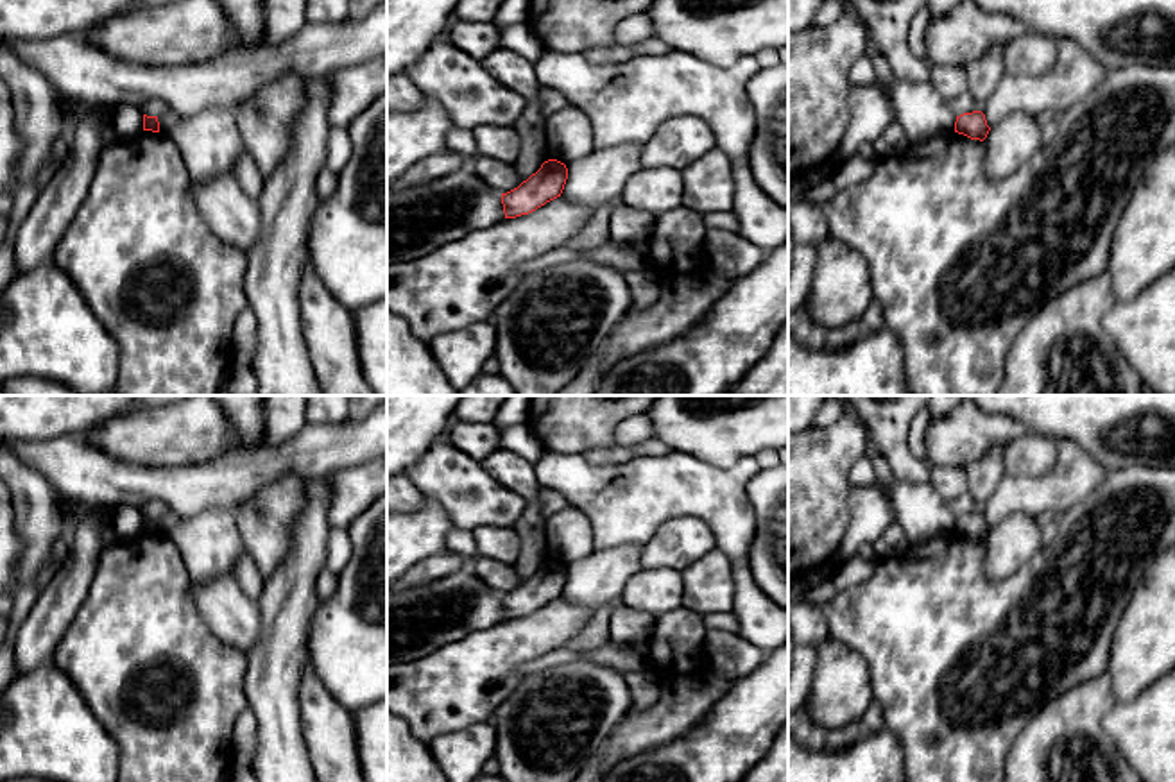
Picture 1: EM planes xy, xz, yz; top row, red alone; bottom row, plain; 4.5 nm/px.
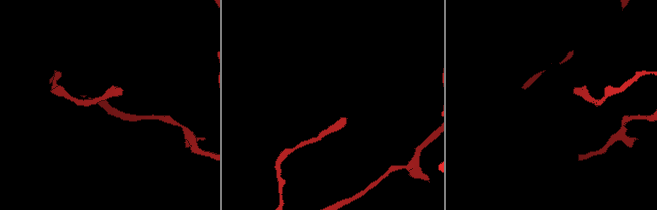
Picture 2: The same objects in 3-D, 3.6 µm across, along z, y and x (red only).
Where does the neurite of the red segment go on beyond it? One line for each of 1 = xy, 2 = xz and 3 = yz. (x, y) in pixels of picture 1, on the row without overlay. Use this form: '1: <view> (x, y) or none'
1: none
2: none
3: none

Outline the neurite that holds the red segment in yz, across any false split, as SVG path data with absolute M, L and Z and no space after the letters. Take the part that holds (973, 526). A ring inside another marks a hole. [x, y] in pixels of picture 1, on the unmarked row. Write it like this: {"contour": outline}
{"contour": "M982 512L964 514L956 517L955 533L958 535L983 542L989 531L991 528L987 526L985 515Z"}

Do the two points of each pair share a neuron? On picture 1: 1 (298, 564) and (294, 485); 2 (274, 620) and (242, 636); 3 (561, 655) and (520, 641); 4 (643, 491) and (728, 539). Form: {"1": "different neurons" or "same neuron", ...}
{"1": "different neurons", "2": "different neurons", "3": "different neurons", "4": "same neuron"}

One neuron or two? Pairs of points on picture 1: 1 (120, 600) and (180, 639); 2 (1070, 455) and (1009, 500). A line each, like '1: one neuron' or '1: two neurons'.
1: one neuron
2: one neuron

